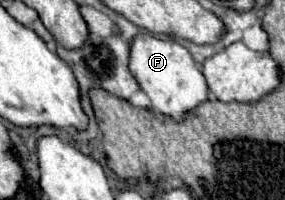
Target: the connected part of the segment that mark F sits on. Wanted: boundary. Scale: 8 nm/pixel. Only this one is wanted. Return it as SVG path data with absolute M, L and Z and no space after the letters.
M137 34L131 42L129 70L139 82L141 90L151 98L153 110L181 122L199 104L209 100L209 88L199 70L199 64L191 58L189 50L173 40L159 40L151 34Z

